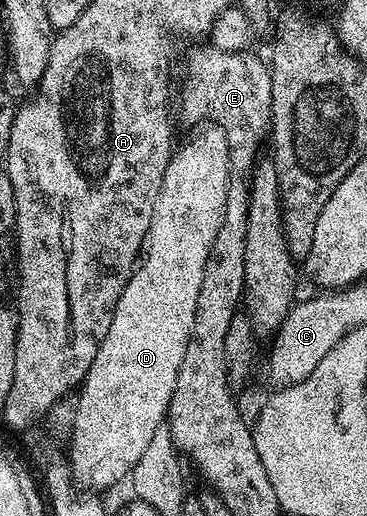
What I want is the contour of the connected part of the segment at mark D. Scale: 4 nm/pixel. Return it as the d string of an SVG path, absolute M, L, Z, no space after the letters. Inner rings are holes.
M200 127L184 146L177 148L168 161L166 175L162 179L162 187L158 191L158 199L154 203L154 215L150 219L148 234L144 240L142 256L132 270L132 278L126 283L118 303L114 307L114 315L110 319L110 331L106 331L106 339L98 347L98 355L94 355L94 363L90 363L90 371L84 376L84 384L78 390L78 413L75 416L70 444L67 446L66 460L72 467L72 480L84 491L101 491L116 485L127 478L132 469L142 459L150 439L154 439L154 431L165 424L168 416L168 404L174 395L174 387L178 383L178 371L182 367L182 359L186 355L186 347L190 343L190 335L194 331L194 315L198 311L198 293L202 287L202 275L206 271L206 259L210 259L210 247L214 247L214 239L218 235L218 227L222 227L226 215L226 197L228 185L232 182L232 164L230 163L230 147L222 130L215 127Z

